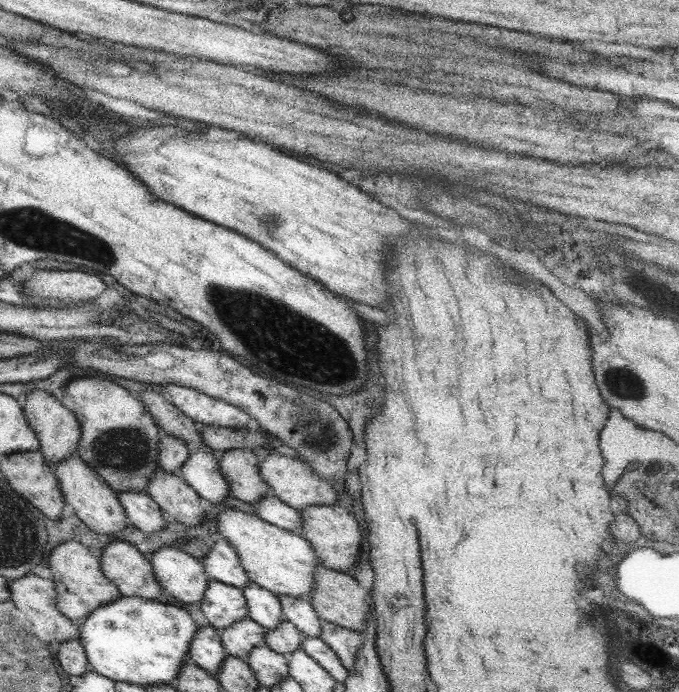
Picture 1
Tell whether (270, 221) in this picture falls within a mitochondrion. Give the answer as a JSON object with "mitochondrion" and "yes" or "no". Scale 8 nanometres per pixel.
{"mitochondrion":"yes"}

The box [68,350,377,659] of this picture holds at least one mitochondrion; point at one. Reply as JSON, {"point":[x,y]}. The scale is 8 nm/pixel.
{"point":[124,452]}

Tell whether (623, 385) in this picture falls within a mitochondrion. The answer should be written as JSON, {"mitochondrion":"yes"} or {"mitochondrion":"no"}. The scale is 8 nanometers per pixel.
{"mitochondrion":"yes"}

